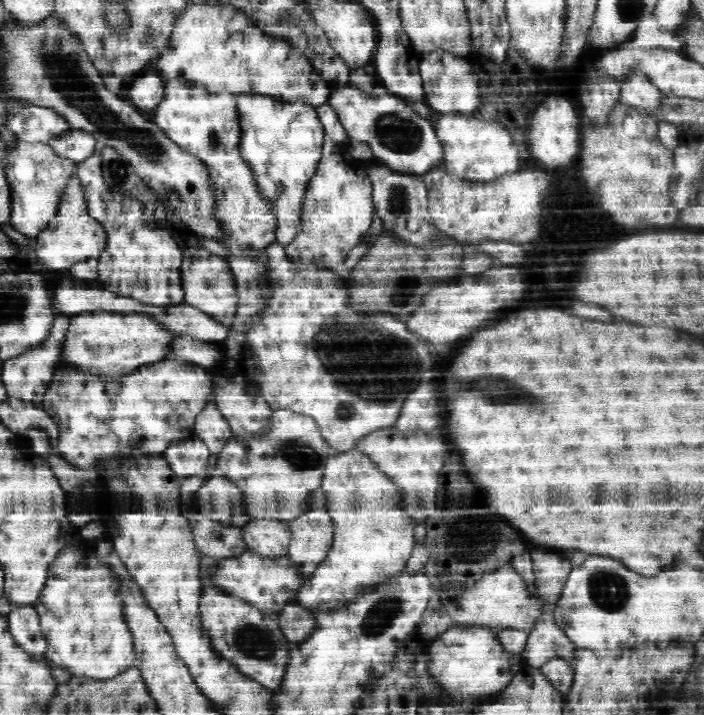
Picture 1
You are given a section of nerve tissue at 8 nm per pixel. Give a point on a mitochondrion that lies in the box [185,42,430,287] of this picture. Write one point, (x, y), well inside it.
(397, 133)

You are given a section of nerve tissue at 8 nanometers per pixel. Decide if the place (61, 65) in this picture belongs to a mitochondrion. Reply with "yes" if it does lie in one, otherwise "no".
yes

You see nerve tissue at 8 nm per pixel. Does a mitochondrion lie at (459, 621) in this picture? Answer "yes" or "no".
no

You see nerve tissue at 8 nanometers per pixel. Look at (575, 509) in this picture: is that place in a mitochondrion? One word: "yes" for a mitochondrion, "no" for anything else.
no

